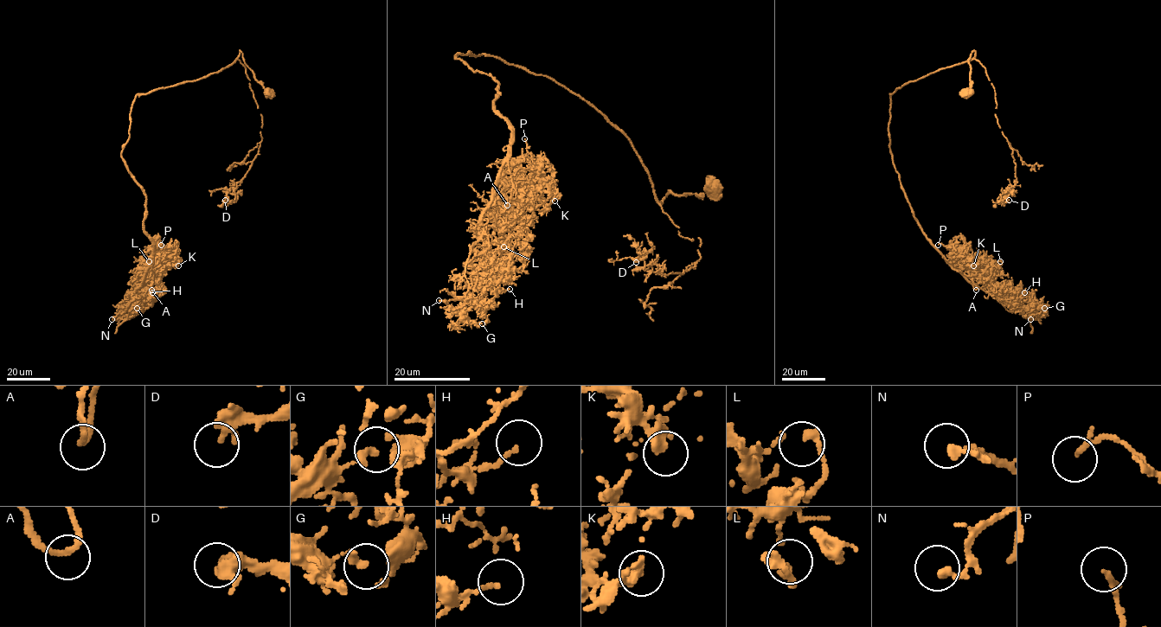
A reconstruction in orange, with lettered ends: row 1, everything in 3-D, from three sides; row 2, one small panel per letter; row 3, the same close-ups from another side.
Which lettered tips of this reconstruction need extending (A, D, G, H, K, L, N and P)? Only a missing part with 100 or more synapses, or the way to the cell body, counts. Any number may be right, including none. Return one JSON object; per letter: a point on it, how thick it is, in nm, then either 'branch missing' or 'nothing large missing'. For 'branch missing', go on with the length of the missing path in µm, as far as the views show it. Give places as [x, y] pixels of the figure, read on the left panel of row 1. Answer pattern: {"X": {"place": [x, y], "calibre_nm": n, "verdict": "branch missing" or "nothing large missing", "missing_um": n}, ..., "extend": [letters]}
{"A": {"place": [151, 290], "calibre_nm": 170, "verdict": "nothing large missing"}, "D": {"place": [225, 200], "calibre_nm": 380, "verdict": "nothing large missing"}, "G": {"place": [137, 308], "calibre_nm": 200, "verdict": "nothing large missing"}, "H": {"place": [152, 292], "calibre_nm": 130, "verdict": "nothing large missing"}, "K": {"place": [178, 265], "calibre_nm": 300, "verdict": "nothing large missing"}, "L": {"place": [149, 261], "calibre_nm": 180, "verdict": "nothing large missing"}, "N": {"place": [112, 319], "calibre_nm": 240, "verdict": "nothing large missing"}, "P": {"place": [161, 245], "calibre_nm": 150, "verdict": "nothing large missing"}, "extend": []}

